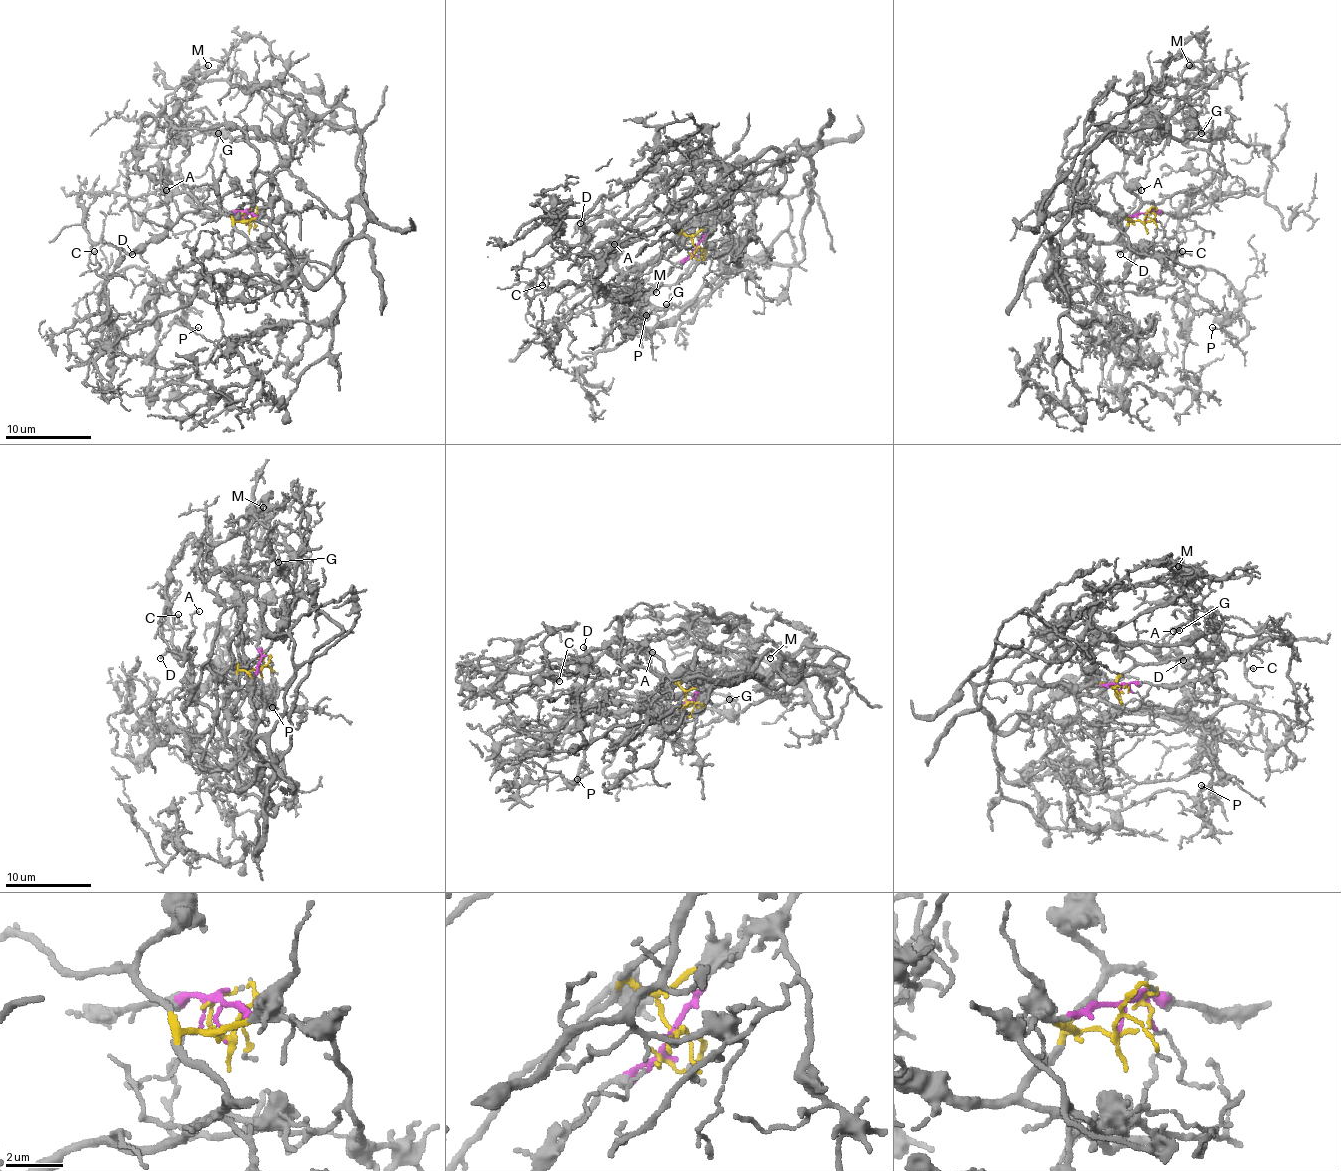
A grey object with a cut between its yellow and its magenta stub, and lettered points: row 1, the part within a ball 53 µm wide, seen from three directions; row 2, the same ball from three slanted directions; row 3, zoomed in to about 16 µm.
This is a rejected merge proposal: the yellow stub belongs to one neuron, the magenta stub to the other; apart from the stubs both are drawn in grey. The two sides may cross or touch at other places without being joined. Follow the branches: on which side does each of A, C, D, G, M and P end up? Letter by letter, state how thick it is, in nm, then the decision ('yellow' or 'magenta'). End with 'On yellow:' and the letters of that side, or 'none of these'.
A: calibre 100 nm; yellow
C: calibre 140 nm; yellow
D: calibre 180 nm; yellow
G: calibre 170 nm; magenta
M: calibre 200 nm; magenta
P: calibre 130 nm; yellow
On yellow: A, C, D, P

